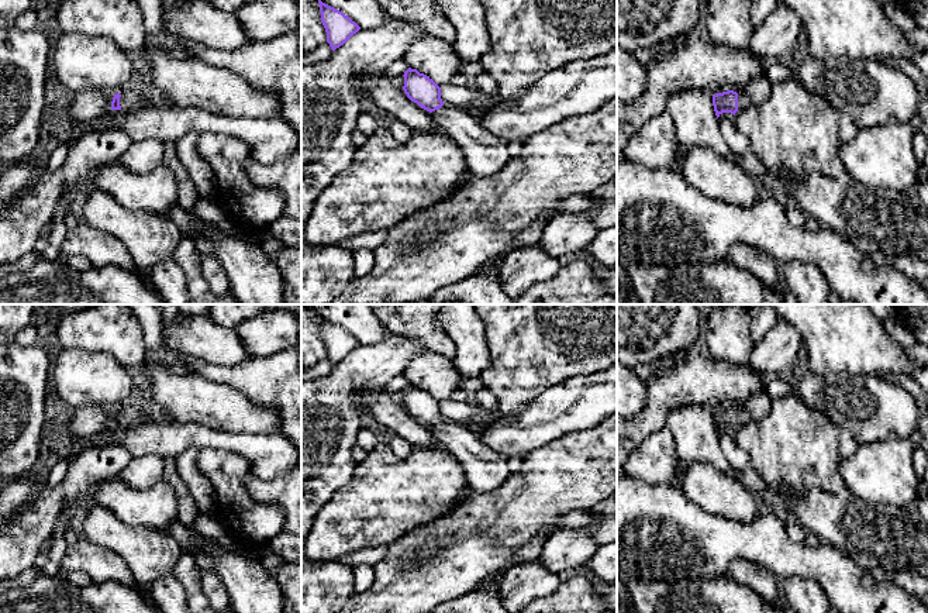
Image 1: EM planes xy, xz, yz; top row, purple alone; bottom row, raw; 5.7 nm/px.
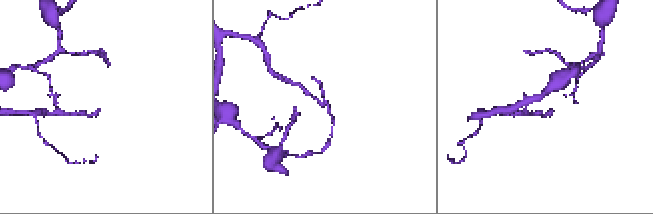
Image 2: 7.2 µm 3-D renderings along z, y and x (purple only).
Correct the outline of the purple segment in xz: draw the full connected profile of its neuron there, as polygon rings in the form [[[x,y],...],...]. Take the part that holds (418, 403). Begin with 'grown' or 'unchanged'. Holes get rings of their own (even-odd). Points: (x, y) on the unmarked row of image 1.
grown | [[[411,383],[403,392],[407,413],[429,427],[445,450],[458,458],[475,492],[490,493],[506,482],[511,471],[504,455],[486,447],[475,430],[445,421],[441,403],[429,392]]]

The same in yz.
grown | [[[741,404],[738,409],[734,406],[728,406],[713,411],[713,421],[717,434],[722,428],[731,428],[735,431],[738,426],[748,424],[751,420],[751,414],[744,407],[744,404]]]

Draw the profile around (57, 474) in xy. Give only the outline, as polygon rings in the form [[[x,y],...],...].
[[[62,458],[59,459],[46,475],[44,475],[44,485],[49,488],[56,488],[62,483],[63,478],[68,473],[70,458]]]

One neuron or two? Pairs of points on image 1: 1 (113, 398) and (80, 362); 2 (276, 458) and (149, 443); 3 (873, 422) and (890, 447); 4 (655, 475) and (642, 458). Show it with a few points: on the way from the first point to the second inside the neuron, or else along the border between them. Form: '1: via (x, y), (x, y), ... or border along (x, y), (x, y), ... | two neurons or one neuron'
1: via (106, 389), (88, 371) | one neuron
2: via (245, 444), (216, 438), (180, 438) | one neuron
3: border along (906, 437), (887, 434), (879, 440), (858, 444) | two neurons
4: via (655, 471), (647, 462) | one neuron

